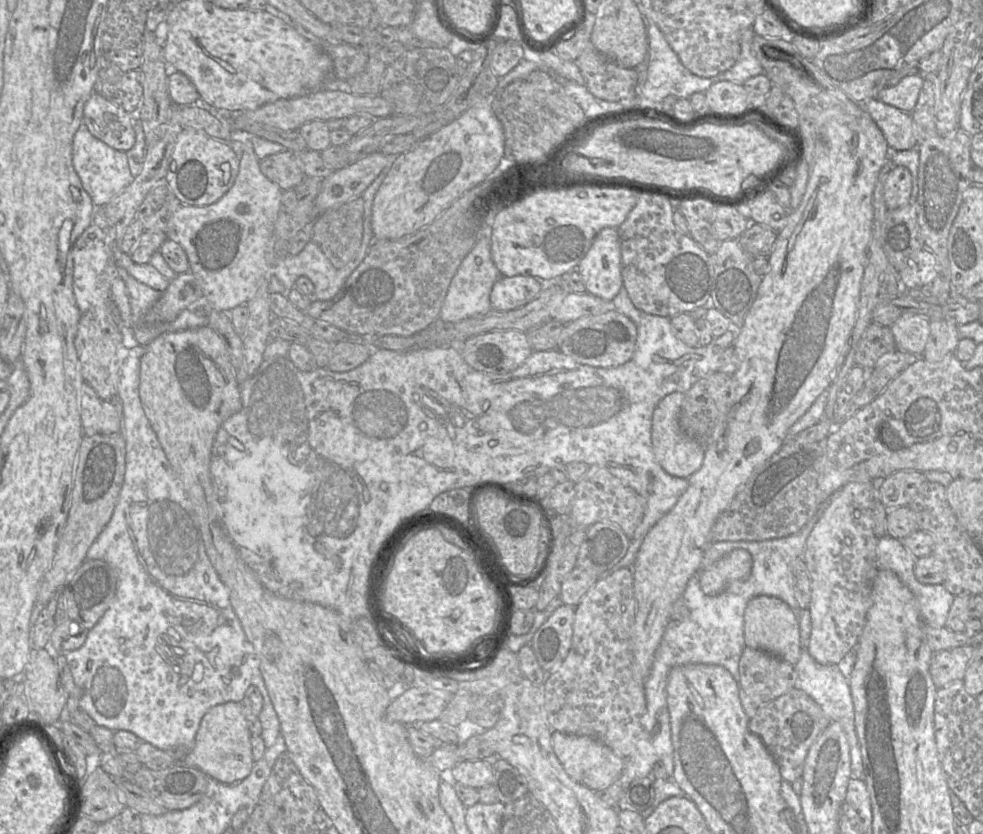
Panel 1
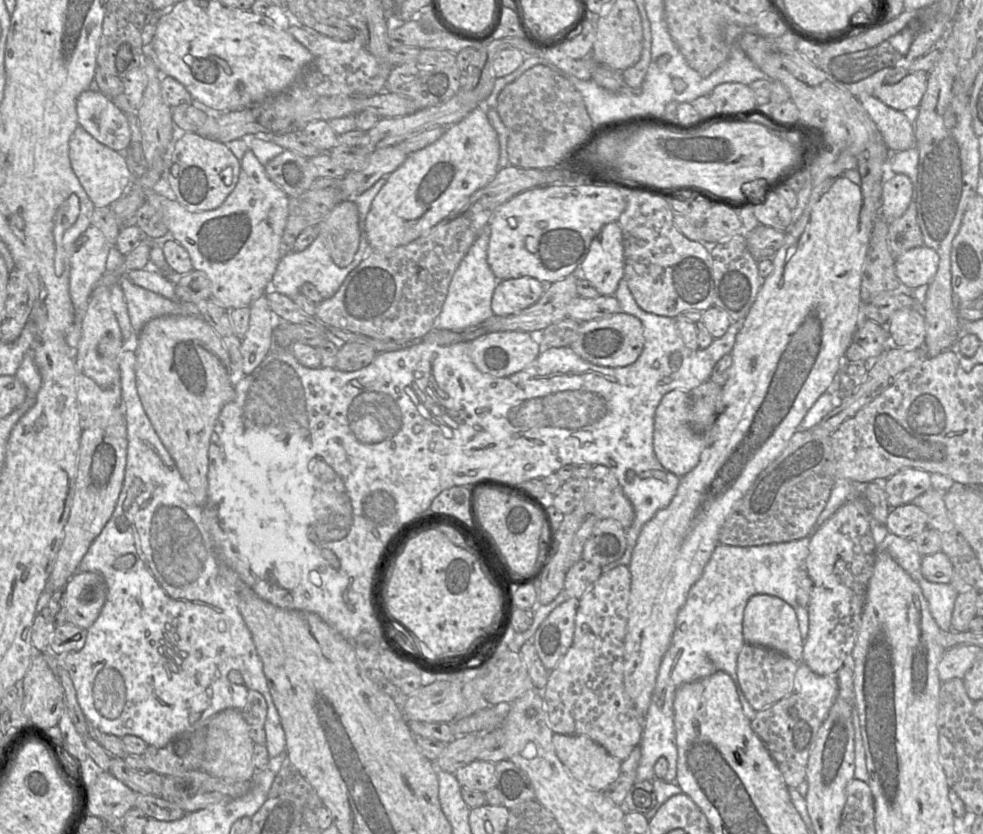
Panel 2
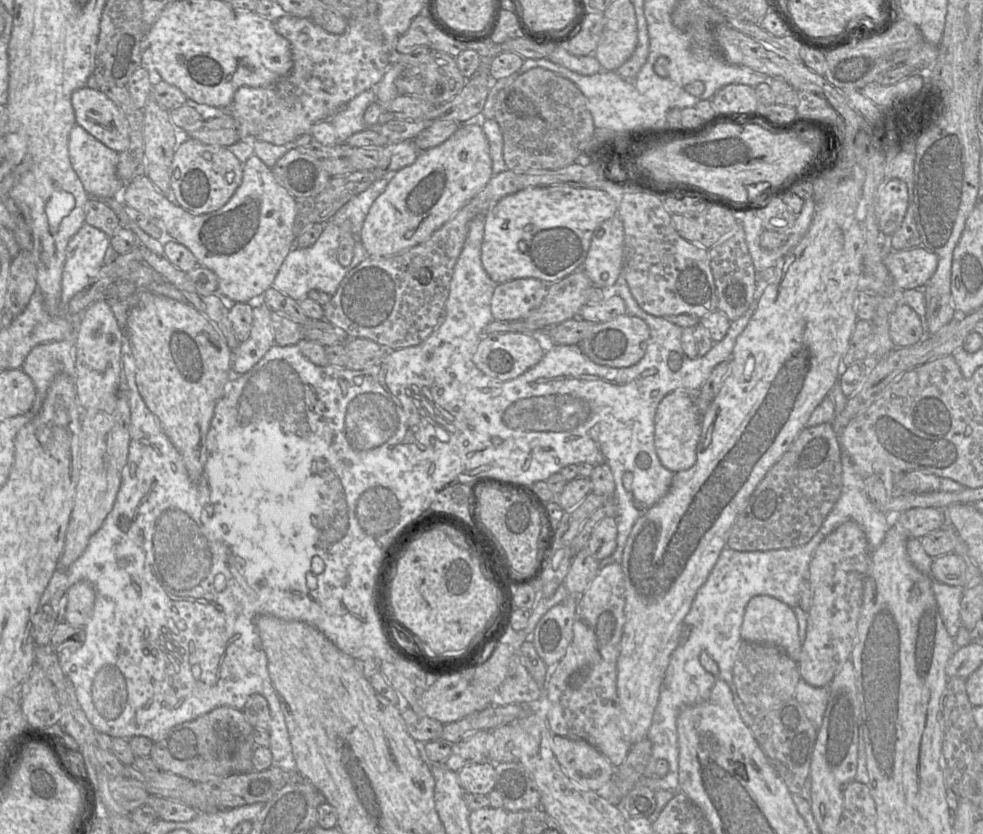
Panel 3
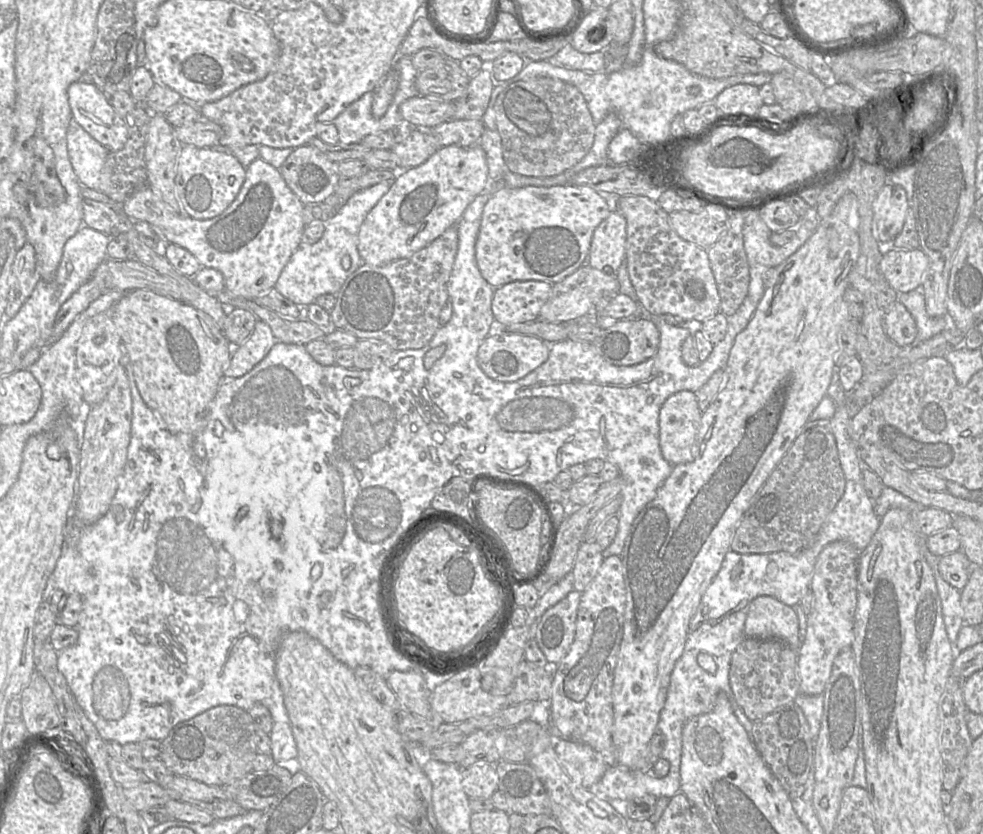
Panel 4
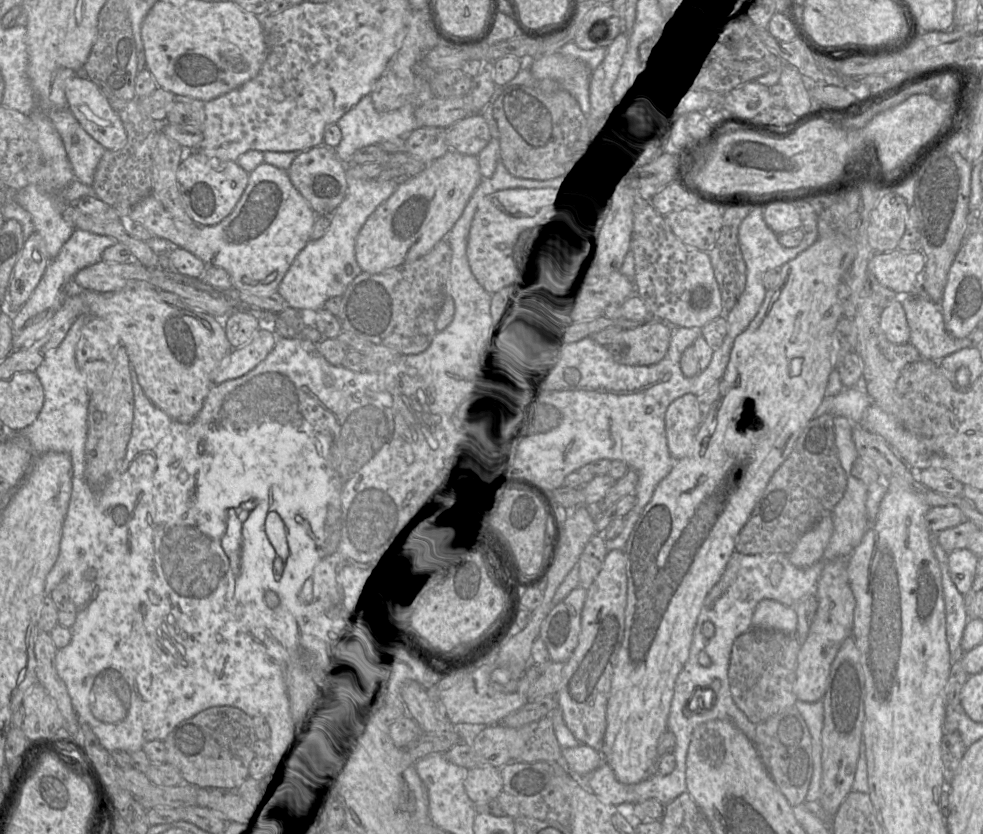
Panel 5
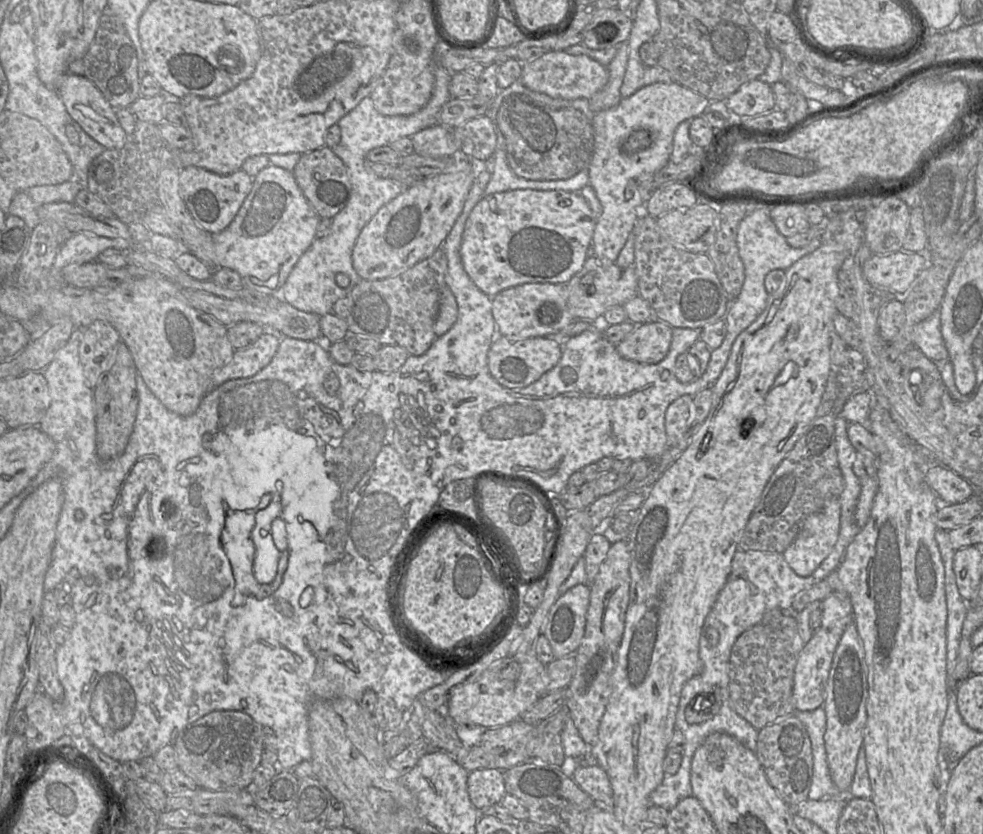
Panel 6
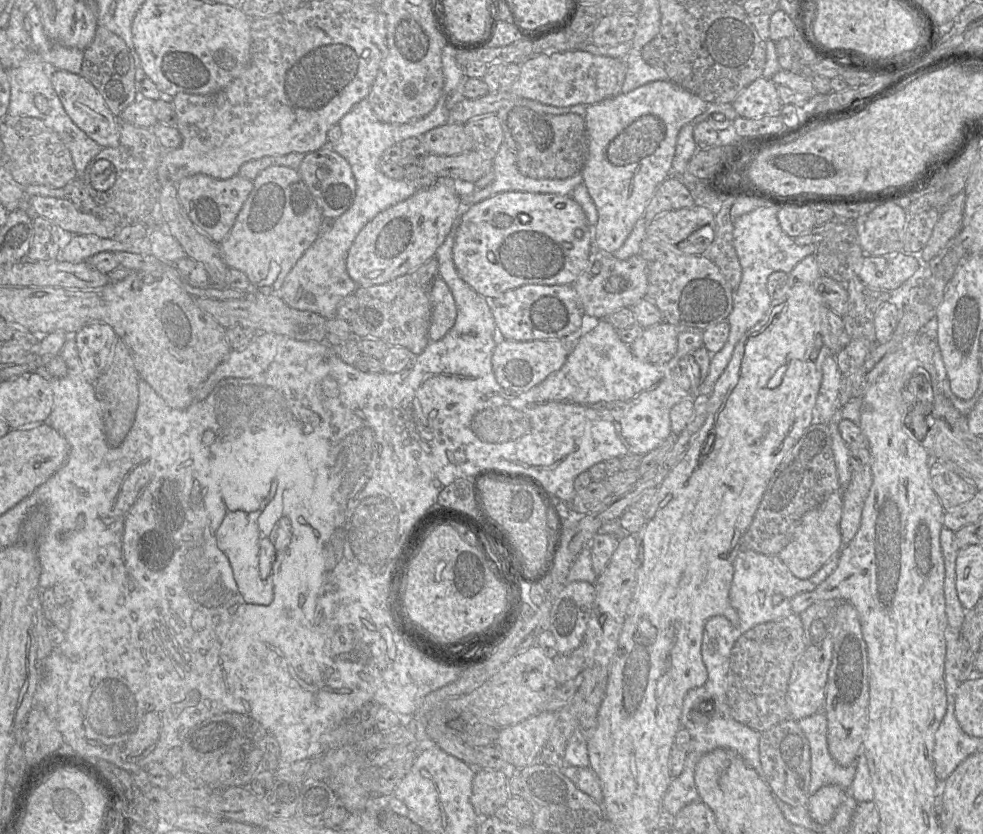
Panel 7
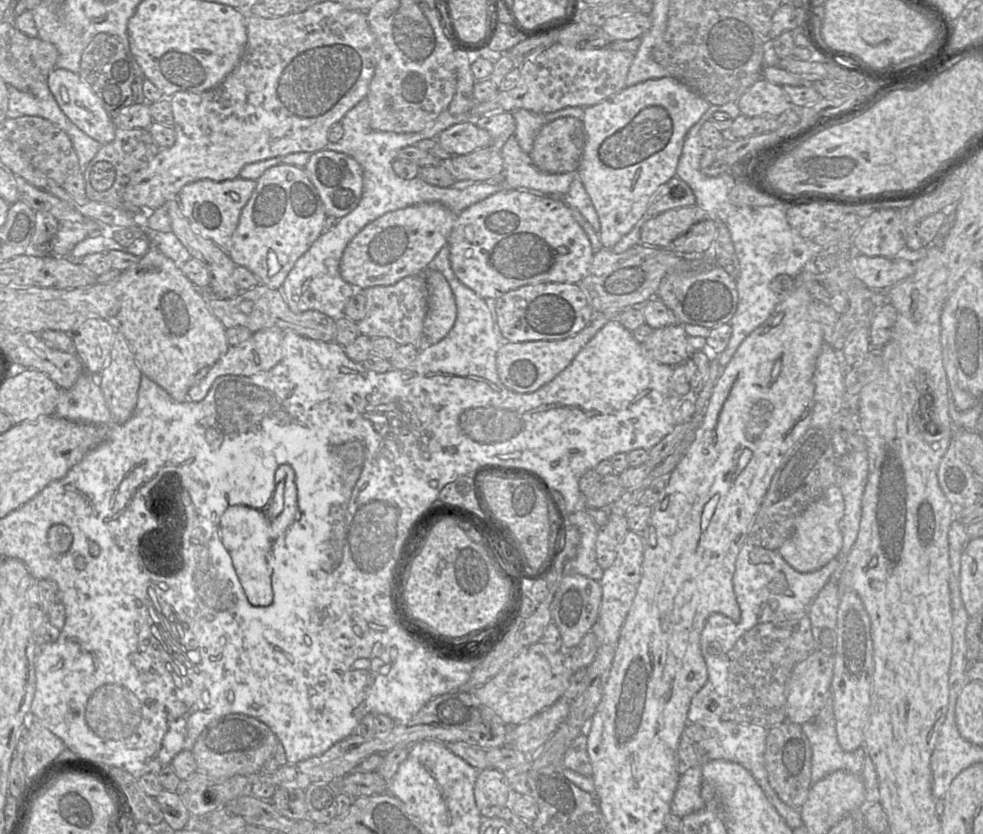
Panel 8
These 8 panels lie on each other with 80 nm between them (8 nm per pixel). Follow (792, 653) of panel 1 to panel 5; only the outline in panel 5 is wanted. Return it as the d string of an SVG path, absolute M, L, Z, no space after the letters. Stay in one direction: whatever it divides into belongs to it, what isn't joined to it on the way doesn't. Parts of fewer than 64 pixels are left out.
M763 599L755 607L751 623L752 628L794 634L797 629L797 614L793 607Z

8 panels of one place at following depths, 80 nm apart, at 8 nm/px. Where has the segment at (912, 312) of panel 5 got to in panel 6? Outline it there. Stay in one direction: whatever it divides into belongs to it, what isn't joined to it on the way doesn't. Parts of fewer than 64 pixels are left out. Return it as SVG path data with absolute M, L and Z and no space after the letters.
M940 311L919 322L913 330L913 345L932 361L949 360L940 323Z

